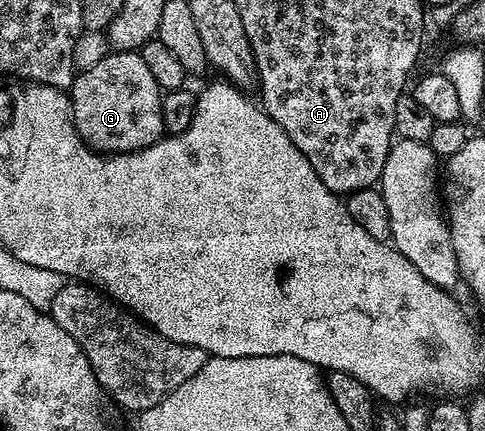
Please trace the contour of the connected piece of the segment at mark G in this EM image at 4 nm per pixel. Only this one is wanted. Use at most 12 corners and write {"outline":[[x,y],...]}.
{"outline":[[111,51],[72,83],[71,120],[97,153],[164,136],[142,52]]}

